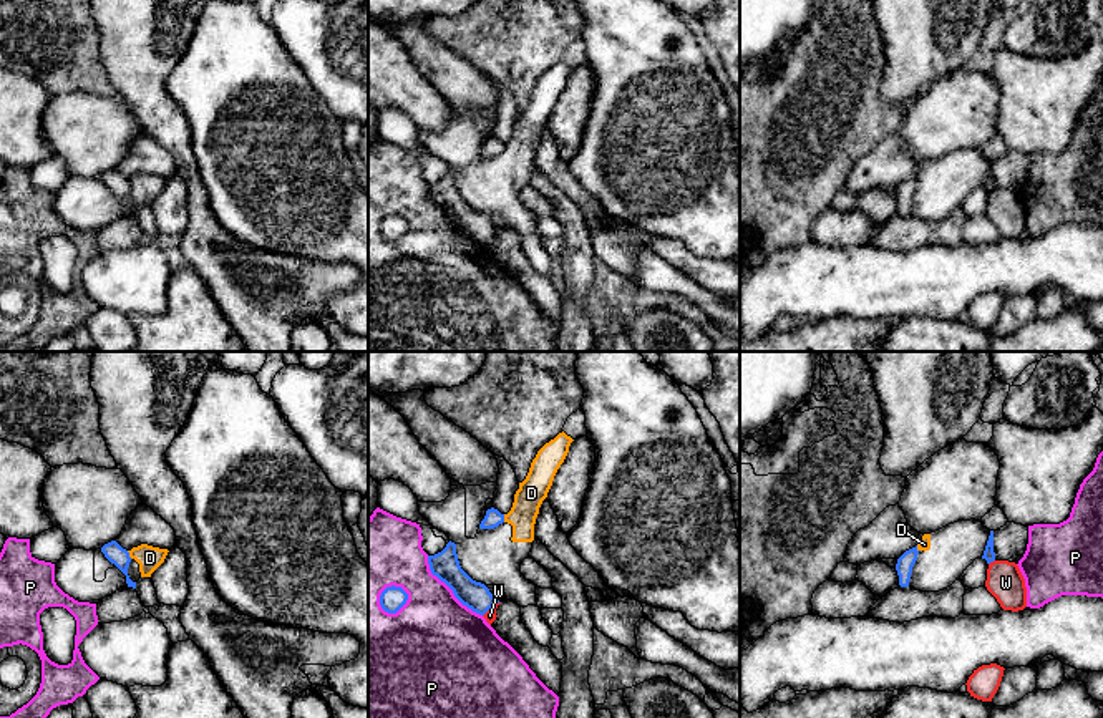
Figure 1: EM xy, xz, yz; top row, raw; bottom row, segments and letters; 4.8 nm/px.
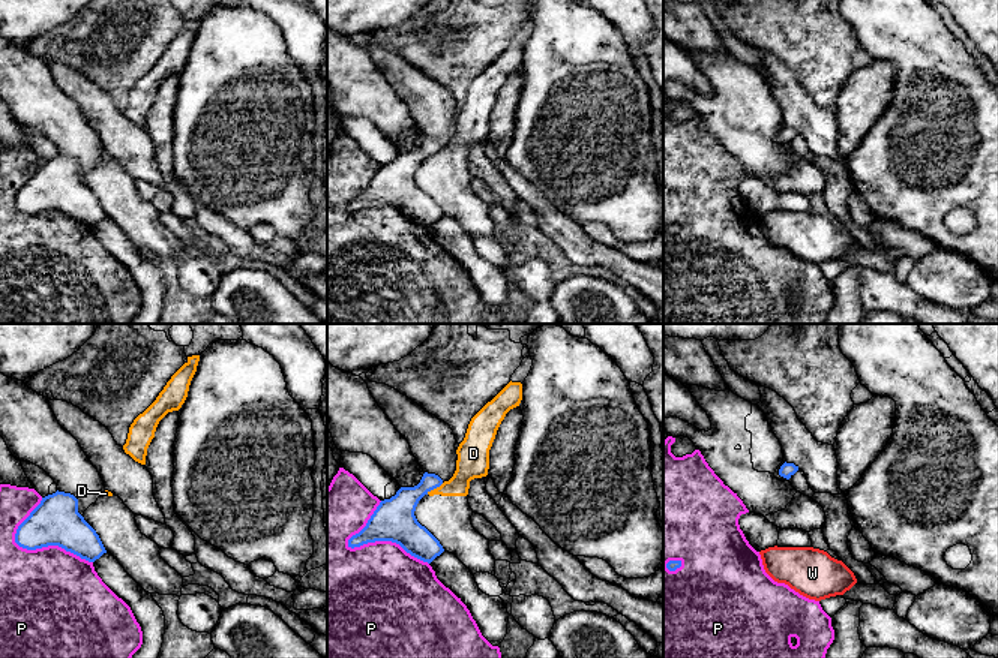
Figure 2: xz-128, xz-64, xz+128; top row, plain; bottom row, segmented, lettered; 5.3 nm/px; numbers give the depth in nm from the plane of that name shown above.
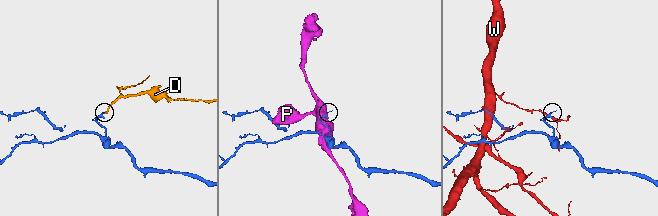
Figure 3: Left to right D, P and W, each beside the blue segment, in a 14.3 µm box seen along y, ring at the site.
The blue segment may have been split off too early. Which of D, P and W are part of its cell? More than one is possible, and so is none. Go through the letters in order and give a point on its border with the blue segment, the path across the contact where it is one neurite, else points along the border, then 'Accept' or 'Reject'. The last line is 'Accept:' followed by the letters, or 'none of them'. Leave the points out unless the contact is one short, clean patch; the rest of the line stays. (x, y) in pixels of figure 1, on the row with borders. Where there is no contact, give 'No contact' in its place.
D: Touches blue at xy (128, 554). Boundary: xy (126, 551), (131, 557). Reject
P: Touches blue at xz (450, 587). Reject
W: Touches blue at xz (491, 606). Reject
Accept: none of them

